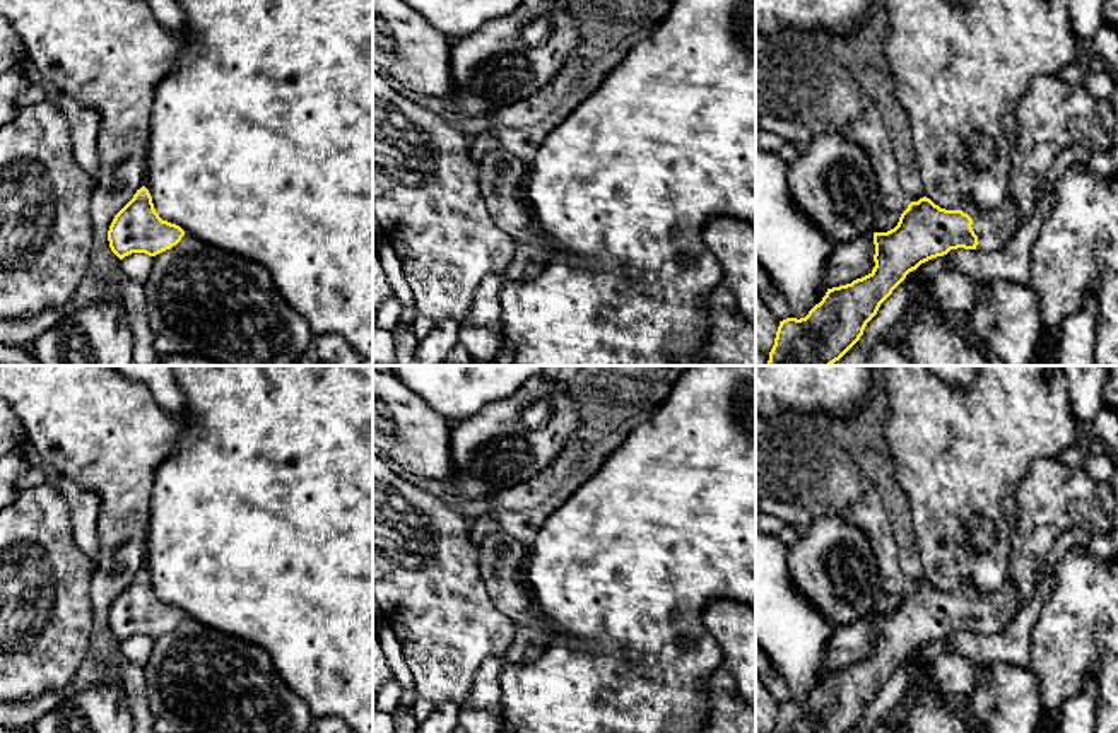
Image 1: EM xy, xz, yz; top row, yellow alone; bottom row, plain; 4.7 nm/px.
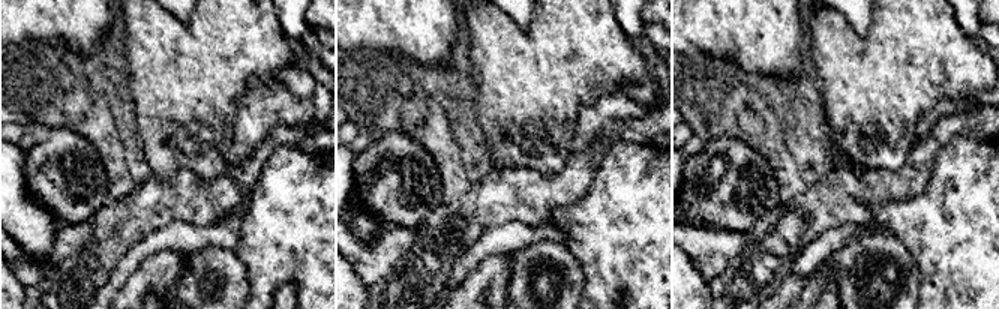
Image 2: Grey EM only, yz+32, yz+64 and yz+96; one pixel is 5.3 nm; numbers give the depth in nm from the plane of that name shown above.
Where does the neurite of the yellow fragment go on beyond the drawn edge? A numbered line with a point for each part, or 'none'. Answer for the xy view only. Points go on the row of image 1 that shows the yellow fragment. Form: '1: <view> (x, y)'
none

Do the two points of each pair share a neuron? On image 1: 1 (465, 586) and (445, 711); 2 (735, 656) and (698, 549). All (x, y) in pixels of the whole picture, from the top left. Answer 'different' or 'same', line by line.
1: different
2: different

